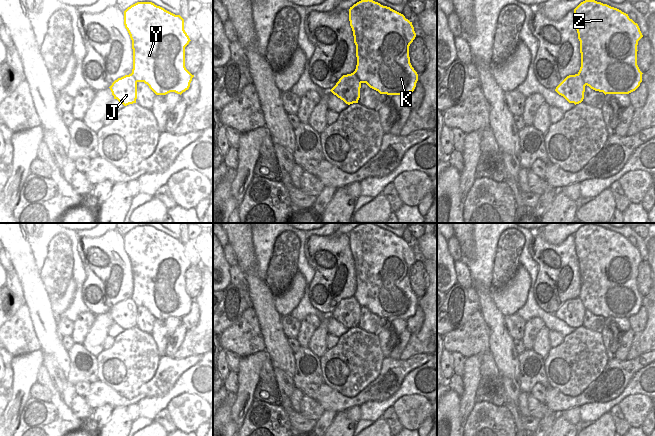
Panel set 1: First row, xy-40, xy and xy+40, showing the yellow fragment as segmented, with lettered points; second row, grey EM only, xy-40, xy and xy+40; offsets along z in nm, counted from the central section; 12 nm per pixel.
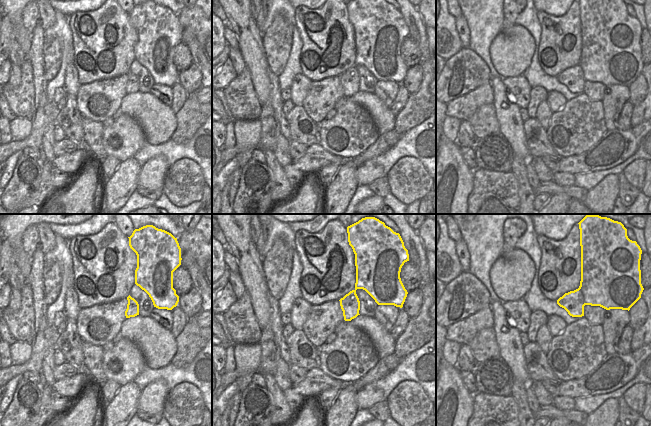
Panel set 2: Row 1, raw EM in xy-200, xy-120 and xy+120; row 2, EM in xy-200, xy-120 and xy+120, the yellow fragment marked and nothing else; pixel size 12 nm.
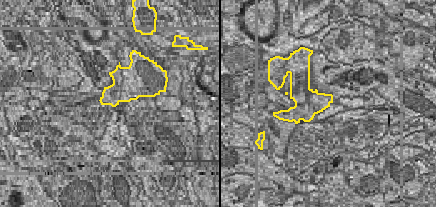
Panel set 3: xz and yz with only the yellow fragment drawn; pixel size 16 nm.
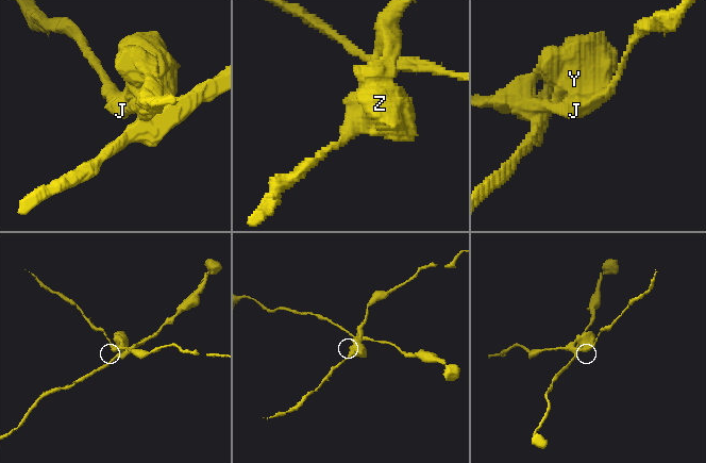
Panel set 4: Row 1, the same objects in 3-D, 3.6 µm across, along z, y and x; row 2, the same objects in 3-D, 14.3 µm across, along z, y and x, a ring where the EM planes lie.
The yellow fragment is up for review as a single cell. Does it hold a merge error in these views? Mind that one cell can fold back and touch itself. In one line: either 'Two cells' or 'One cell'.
Two cells

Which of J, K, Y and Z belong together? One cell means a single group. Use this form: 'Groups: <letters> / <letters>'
Groups: J / K Y Z

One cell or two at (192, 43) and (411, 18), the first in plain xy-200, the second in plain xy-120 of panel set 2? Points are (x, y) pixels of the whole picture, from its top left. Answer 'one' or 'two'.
one

